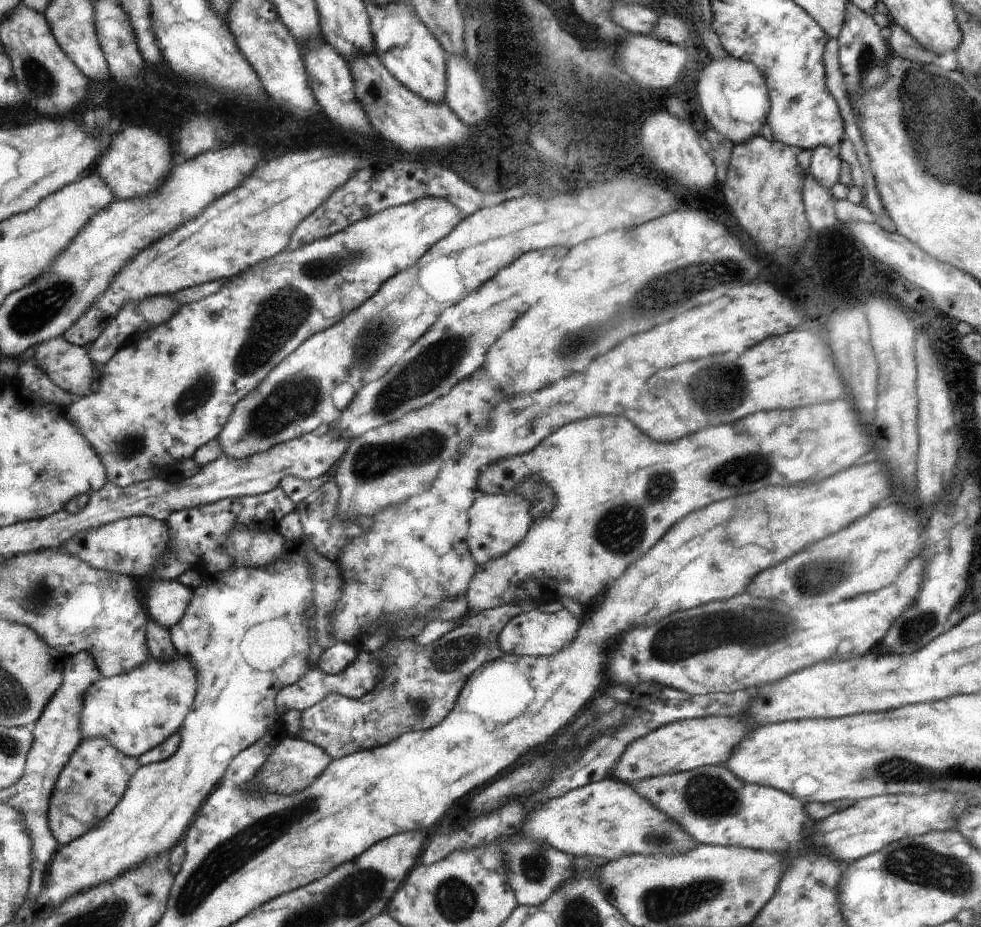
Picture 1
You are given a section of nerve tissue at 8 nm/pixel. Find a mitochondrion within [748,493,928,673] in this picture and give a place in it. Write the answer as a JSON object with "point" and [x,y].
{"point":[820,576]}

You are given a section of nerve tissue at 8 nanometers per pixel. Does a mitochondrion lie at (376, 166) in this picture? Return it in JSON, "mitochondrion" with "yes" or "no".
{"mitochondrion":"no"}

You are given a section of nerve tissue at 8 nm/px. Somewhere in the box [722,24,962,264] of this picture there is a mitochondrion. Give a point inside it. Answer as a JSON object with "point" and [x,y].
{"point":[866,59]}

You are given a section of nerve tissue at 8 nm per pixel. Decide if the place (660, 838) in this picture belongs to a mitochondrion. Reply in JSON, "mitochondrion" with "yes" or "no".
{"mitochondrion":"yes"}

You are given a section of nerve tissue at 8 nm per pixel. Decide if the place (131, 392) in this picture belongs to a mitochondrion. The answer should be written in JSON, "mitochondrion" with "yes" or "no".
{"mitochondrion":"no"}

